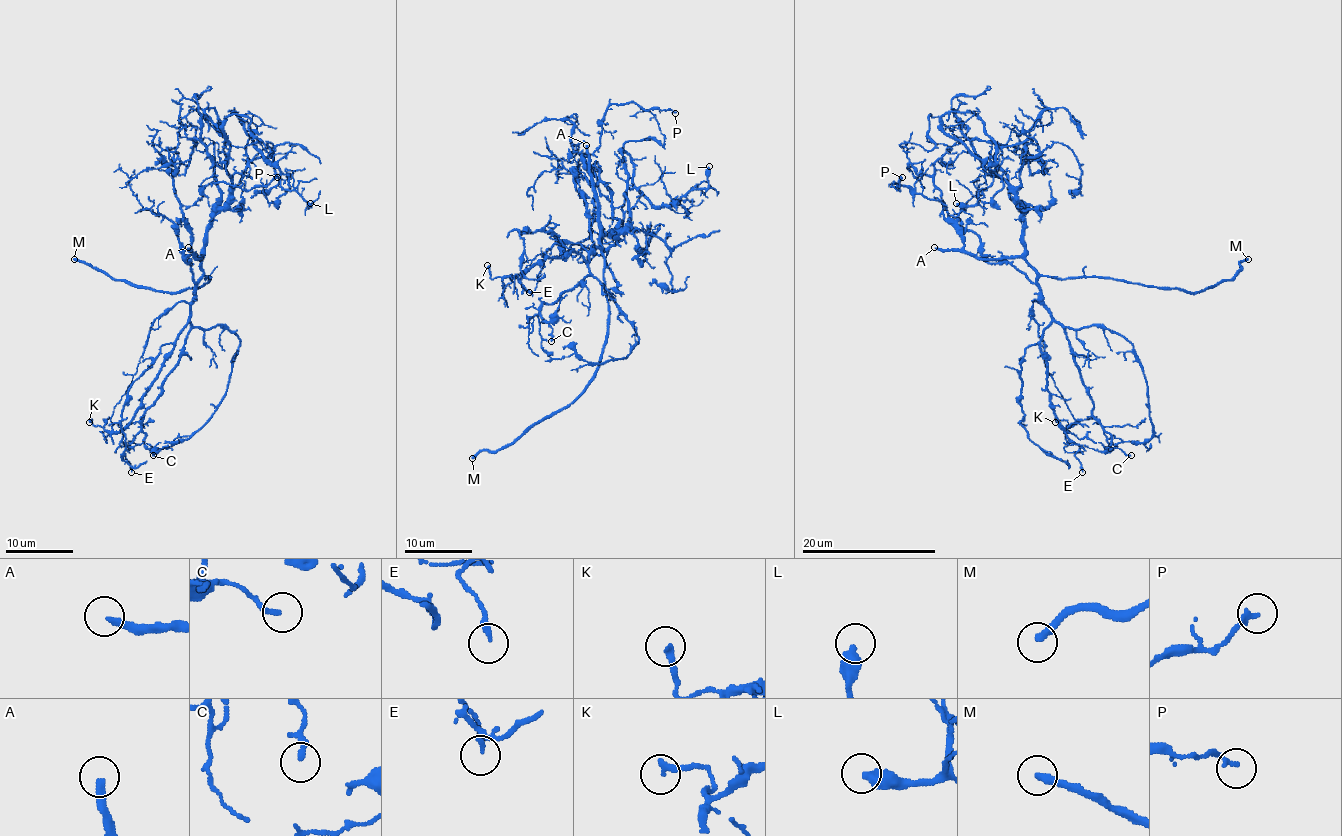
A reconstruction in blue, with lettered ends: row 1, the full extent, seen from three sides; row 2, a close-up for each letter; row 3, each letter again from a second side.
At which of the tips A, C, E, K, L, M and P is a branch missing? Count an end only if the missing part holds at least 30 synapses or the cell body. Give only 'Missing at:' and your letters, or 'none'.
Missing at: A, M

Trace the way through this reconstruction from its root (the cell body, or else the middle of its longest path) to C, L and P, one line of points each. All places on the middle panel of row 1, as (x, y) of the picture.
C: (605, 234), (601, 247), (590, 255), (588, 274), (551, 304), (541, 306), (539, 316), (553, 329), (551, 341)
L: (605, 234), (628, 220), (622, 153), (653, 205), (705, 188), (709, 166)
P: (605, 234), (580, 153), (600, 145), (603, 113), (627, 103), (675, 113)

